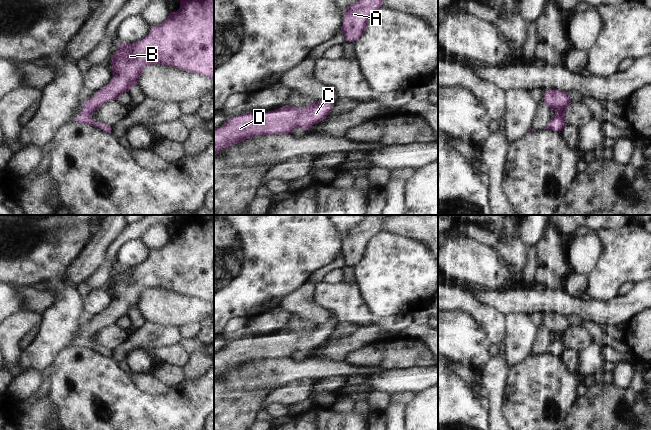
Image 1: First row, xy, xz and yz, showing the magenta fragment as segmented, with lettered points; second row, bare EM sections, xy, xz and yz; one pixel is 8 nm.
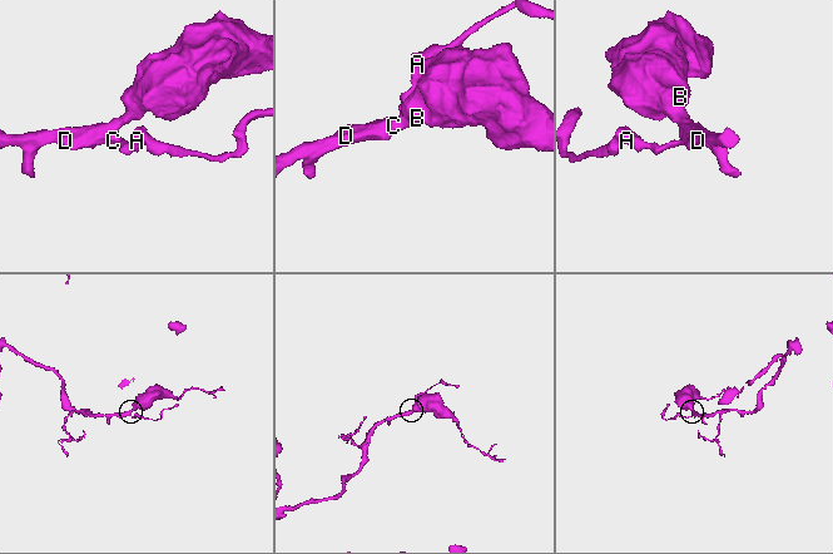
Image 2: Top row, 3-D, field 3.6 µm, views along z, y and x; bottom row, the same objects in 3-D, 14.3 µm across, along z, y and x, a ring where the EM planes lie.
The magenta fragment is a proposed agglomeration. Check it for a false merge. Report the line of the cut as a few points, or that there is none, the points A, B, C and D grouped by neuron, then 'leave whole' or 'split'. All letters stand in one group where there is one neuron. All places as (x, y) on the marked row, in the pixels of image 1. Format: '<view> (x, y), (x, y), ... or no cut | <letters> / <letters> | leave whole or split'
no cut | A B C D | leave whole

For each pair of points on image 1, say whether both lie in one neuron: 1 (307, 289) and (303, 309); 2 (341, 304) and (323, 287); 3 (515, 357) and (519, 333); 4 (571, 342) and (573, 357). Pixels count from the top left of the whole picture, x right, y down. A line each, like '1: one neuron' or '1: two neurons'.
1: one neuron
2: one neuron
3: one neuron
4: two neurons

